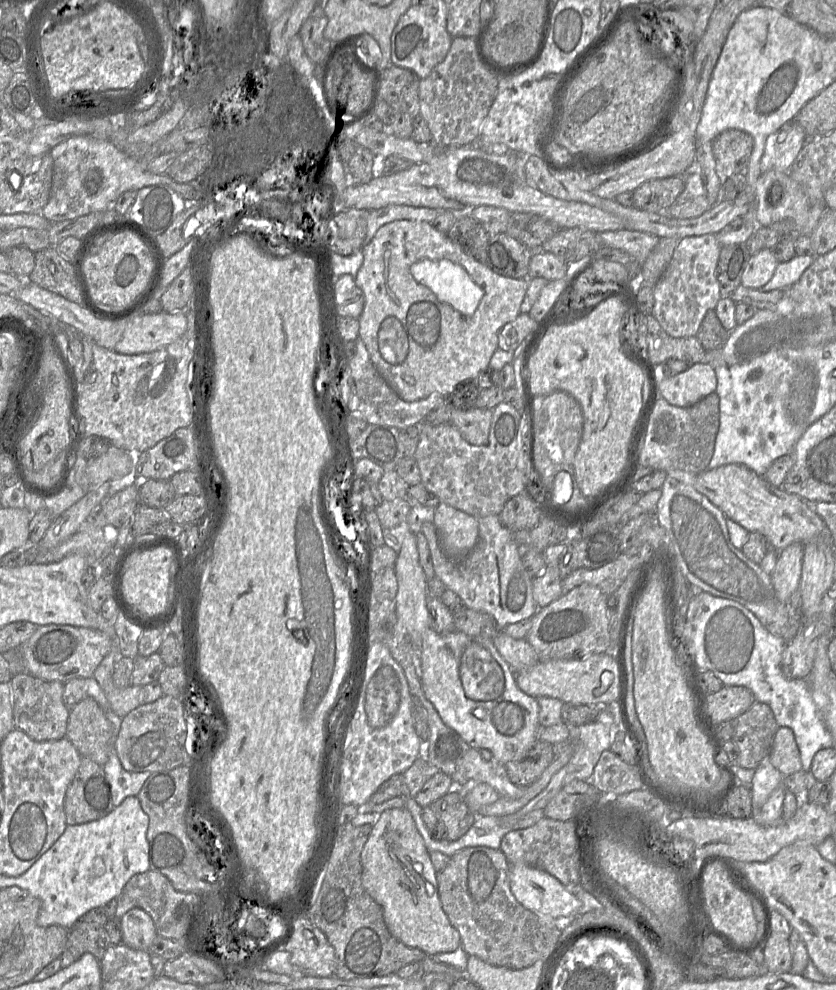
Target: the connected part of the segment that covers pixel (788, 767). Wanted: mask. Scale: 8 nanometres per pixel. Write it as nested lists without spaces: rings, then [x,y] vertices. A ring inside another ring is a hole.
[[[779,727],[777,729],[769,753],[769,760],[783,776],[802,770],[799,749],[790,728]]]

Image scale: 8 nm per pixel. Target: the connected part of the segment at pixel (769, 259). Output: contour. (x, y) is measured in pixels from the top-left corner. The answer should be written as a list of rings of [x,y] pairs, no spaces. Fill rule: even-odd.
[[[761,249],[750,257],[741,276],[741,286],[760,289],[772,278],[777,264],[771,249]]]

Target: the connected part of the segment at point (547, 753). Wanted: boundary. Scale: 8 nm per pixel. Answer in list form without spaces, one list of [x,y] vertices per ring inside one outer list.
[[[537,740],[533,747],[520,760],[504,764],[510,781],[520,787],[535,782],[554,759],[554,746]]]

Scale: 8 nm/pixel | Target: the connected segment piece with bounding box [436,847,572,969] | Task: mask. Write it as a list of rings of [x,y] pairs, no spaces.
[[[468,847],[457,851],[436,875],[442,908],[459,932],[468,956],[511,969],[522,969],[536,961],[548,966],[563,946],[560,937],[572,917],[552,918],[523,907],[511,892],[509,870],[510,863],[499,849]]]

